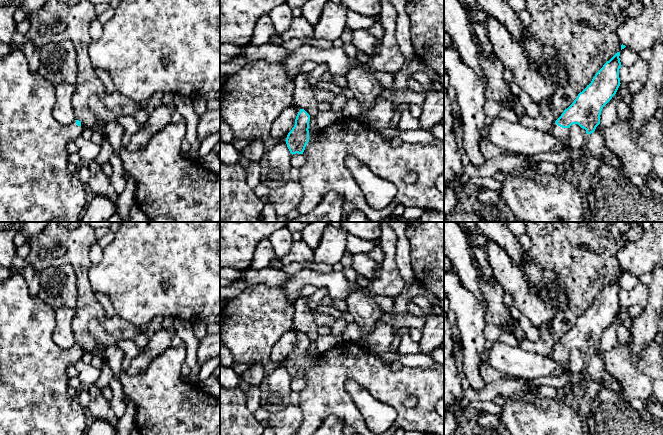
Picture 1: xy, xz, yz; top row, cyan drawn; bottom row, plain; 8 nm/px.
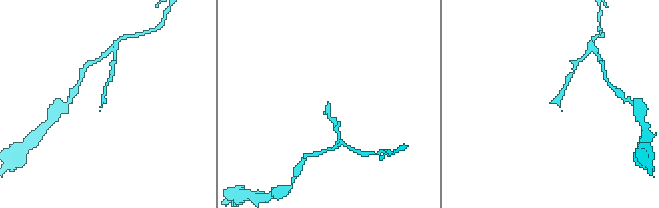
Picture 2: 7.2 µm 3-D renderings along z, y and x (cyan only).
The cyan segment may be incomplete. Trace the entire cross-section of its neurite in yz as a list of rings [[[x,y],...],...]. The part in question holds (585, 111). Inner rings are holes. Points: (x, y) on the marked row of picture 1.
[[[617,52],[595,74],[591,83],[578,94],[574,102],[564,110],[553,124],[549,134],[555,138],[568,139],[569,128],[578,124],[589,135],[600,124],[603,107],[612,99],[620,86],[620,52]]]

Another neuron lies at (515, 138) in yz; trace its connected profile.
[[[498,116],[492,119],[487,138],[504,152],[523,155],[550,152],[552,147],[563,141],[551,136],[549,133],[543,133],[536,129],[526,127],[521,122],[512,123]]]

